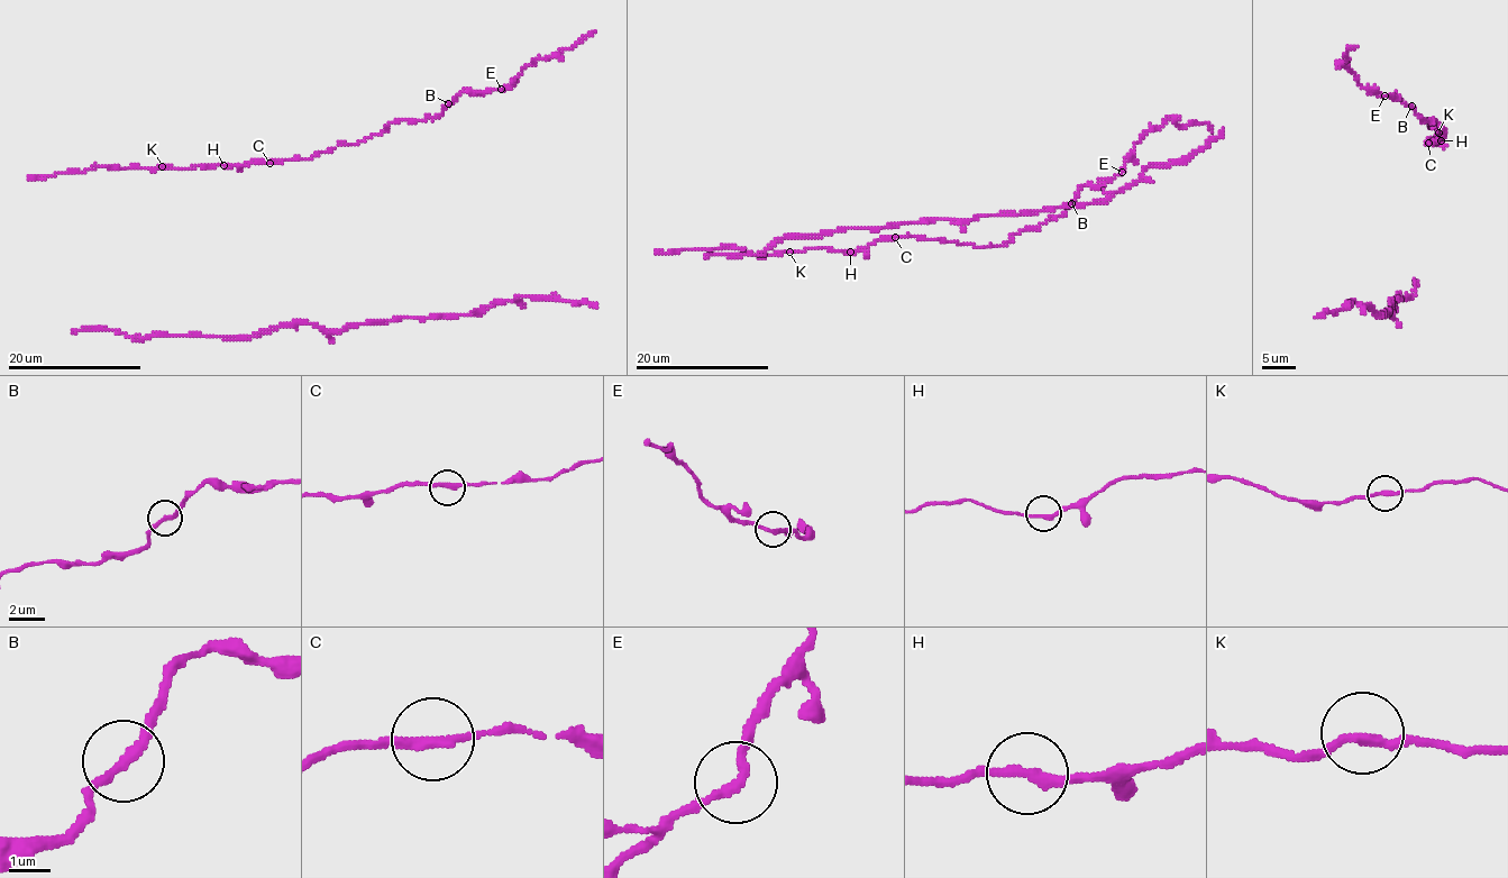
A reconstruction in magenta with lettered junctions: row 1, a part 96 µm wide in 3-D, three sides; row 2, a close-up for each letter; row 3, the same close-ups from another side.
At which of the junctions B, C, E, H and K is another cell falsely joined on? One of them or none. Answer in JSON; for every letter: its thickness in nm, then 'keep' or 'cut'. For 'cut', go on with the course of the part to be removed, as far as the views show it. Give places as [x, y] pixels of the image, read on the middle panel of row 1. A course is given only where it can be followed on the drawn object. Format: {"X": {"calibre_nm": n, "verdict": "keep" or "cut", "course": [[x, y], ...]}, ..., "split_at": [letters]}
{"B": {"calibre_nm": 200, "verdict": "keep"}, "C": {"calibre_nm": 220, "verdict": "keep"}, "E": {"calibre_nm": 200, "verdict": "keep"}, "H": {"calibre_nm": 240, "verdict": "keep"}, "K": {"calibre_nm": 220, "verdict": "keep"}, "split_at": []}

